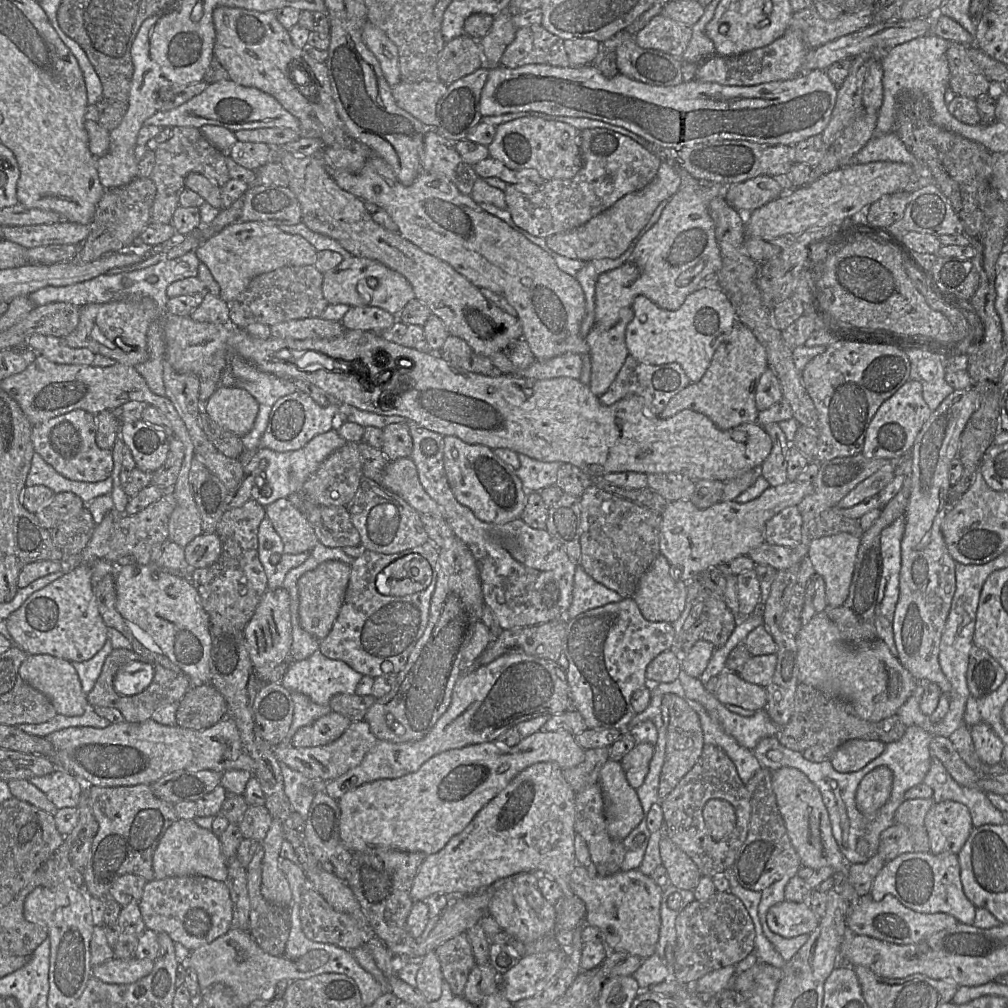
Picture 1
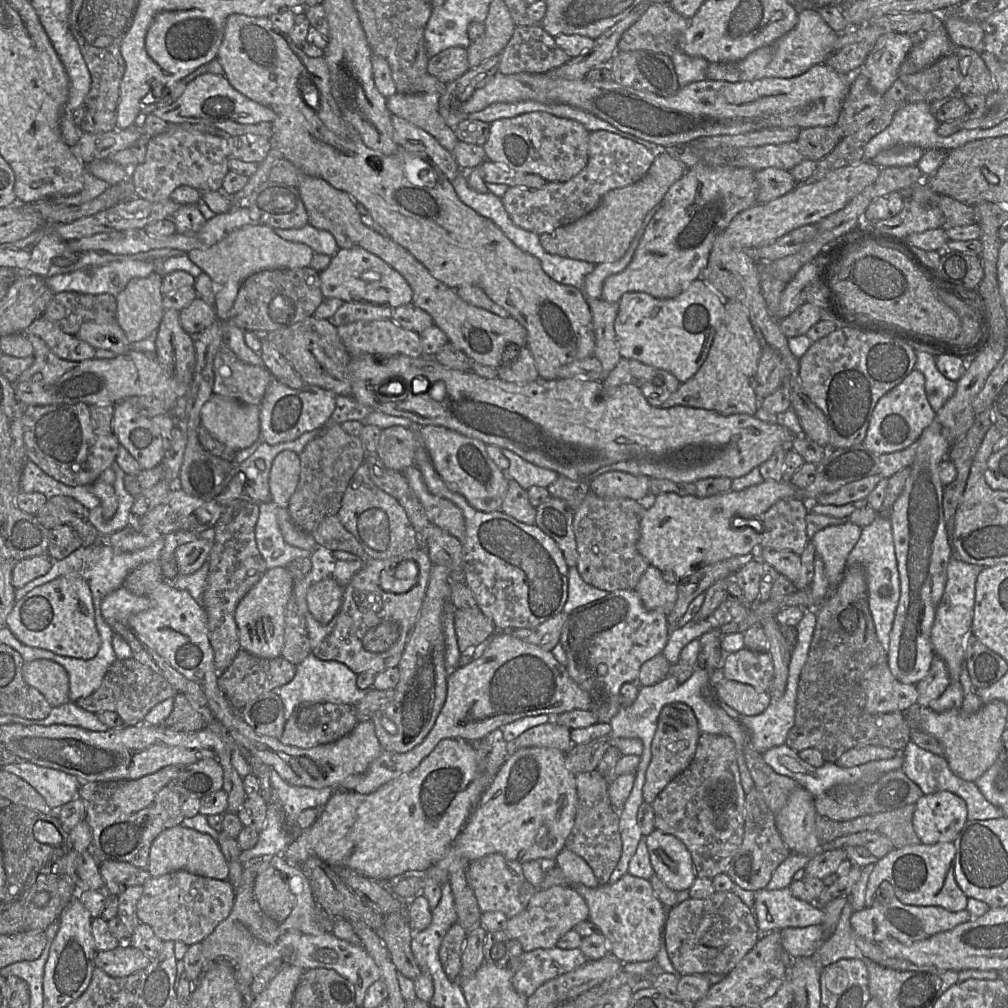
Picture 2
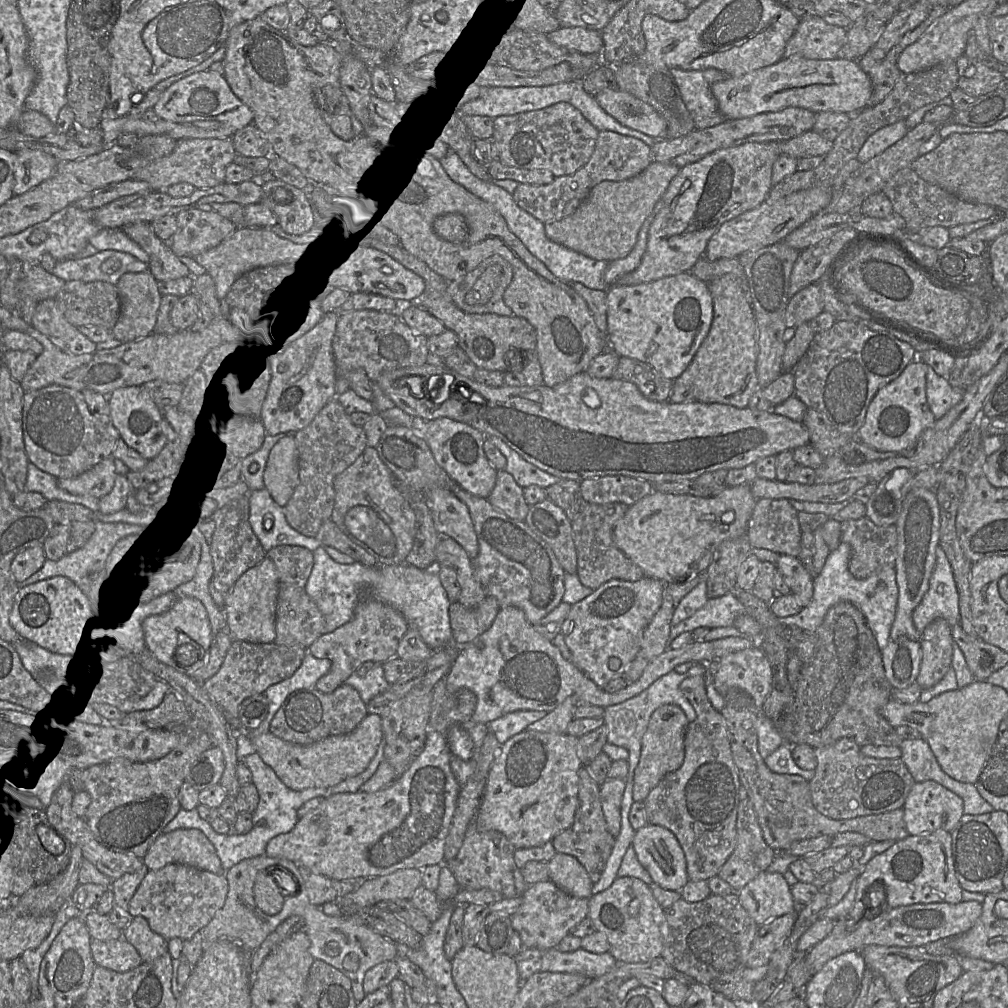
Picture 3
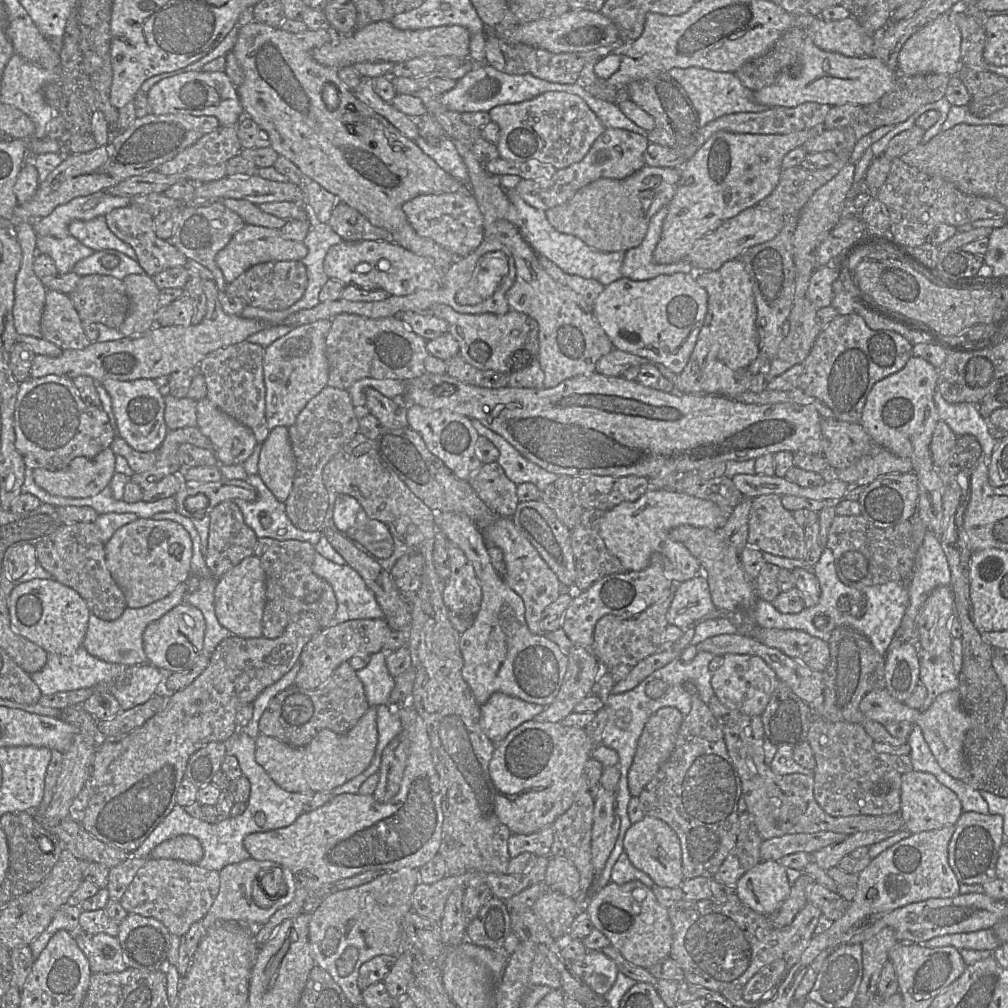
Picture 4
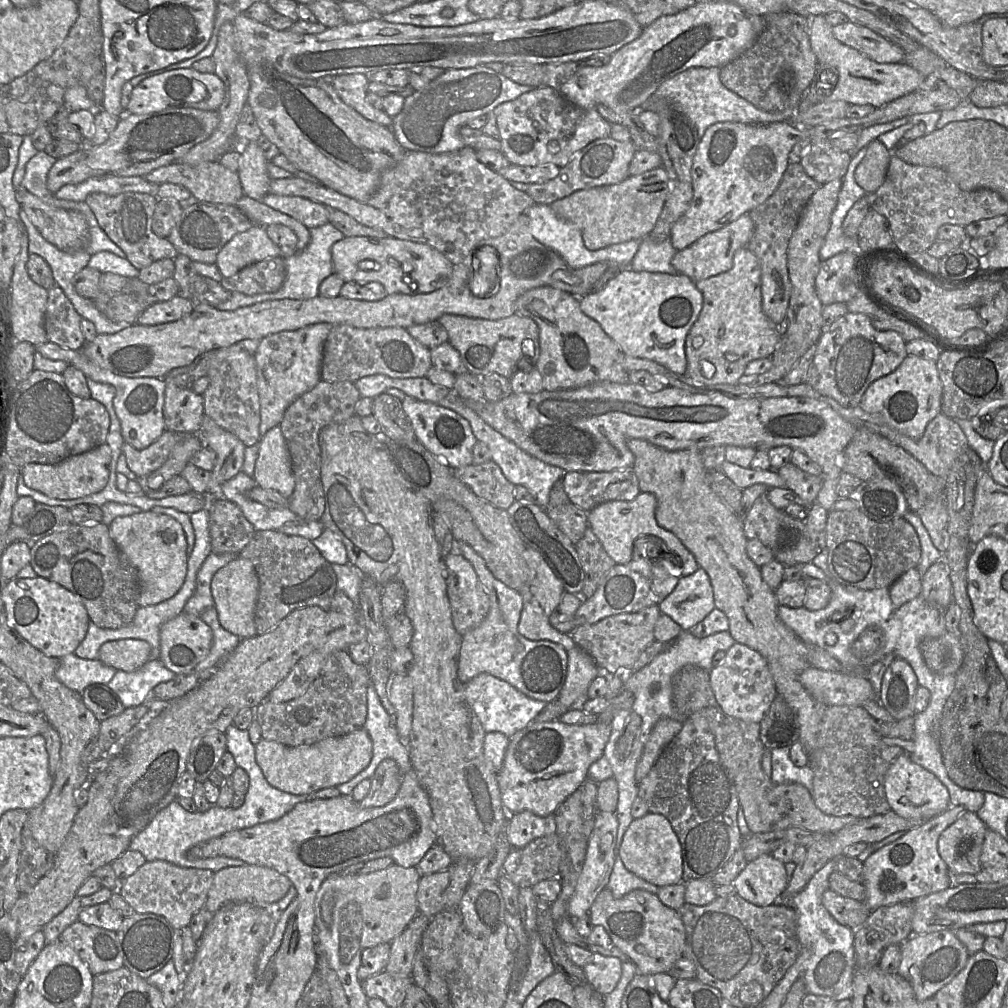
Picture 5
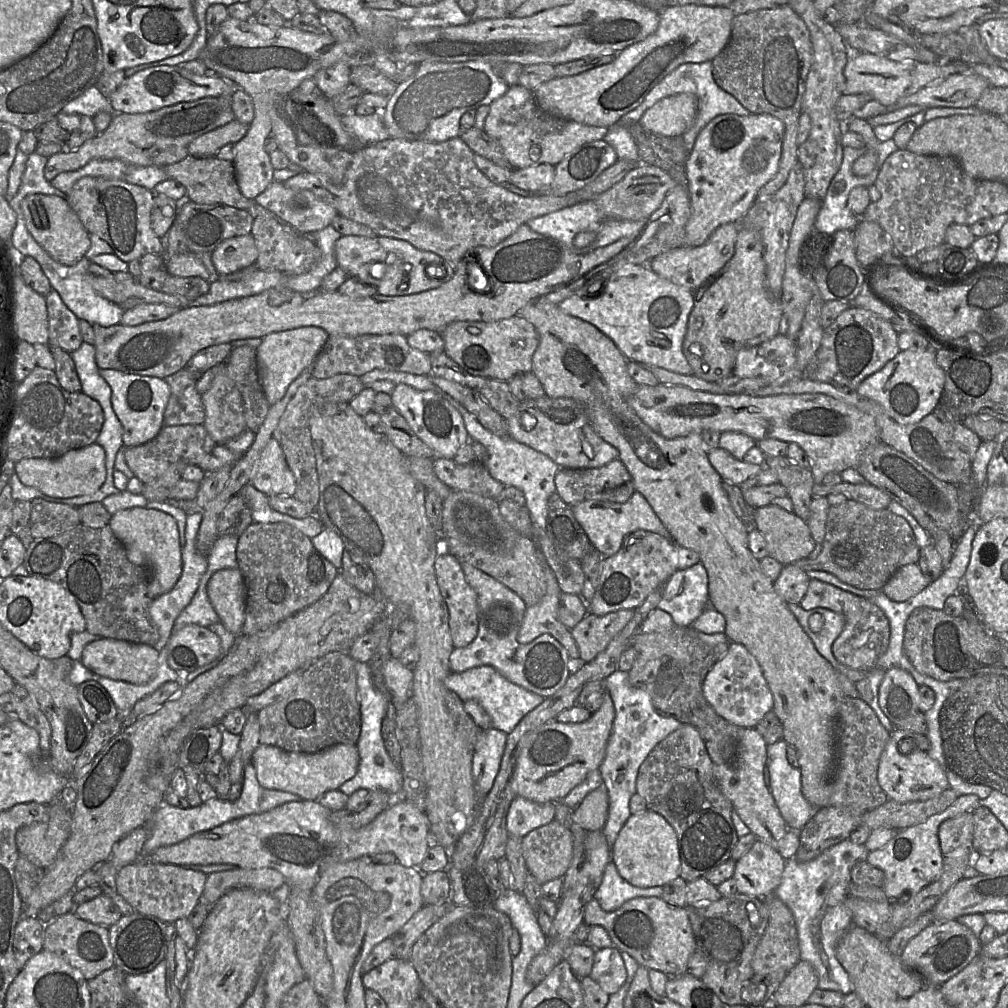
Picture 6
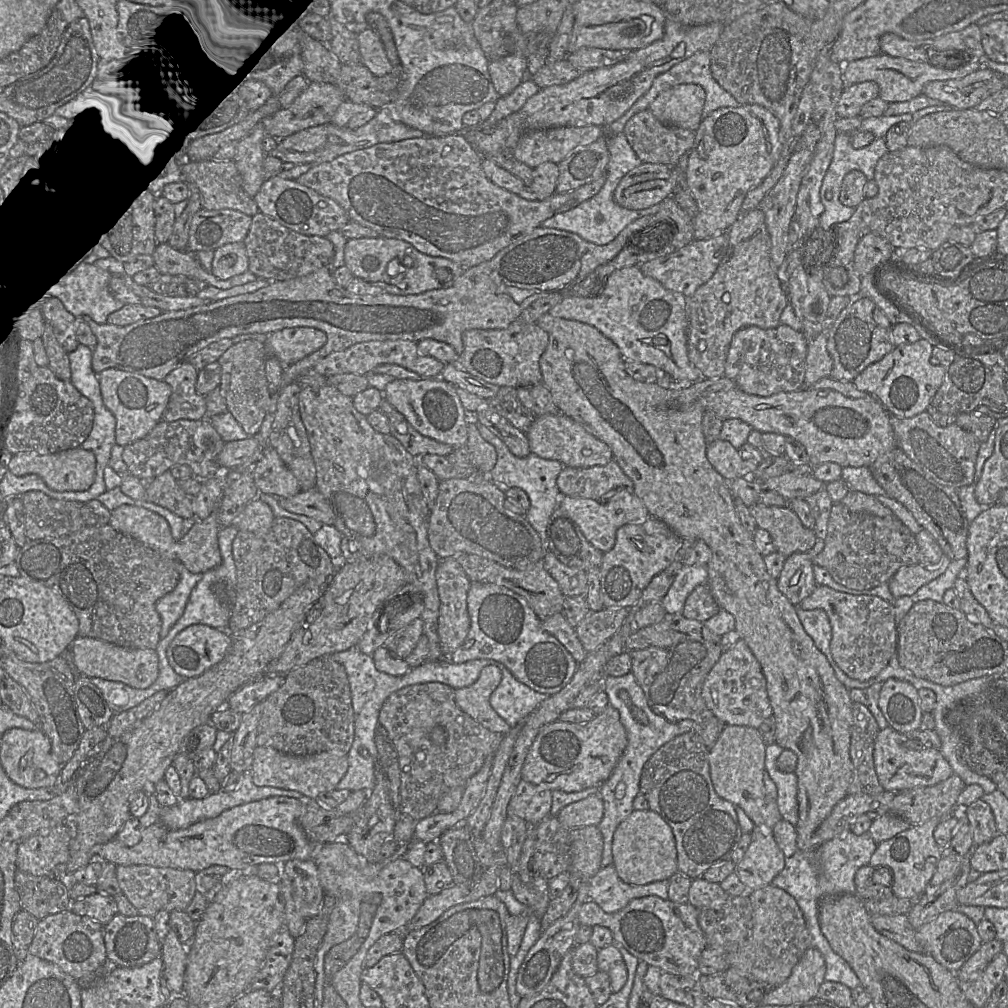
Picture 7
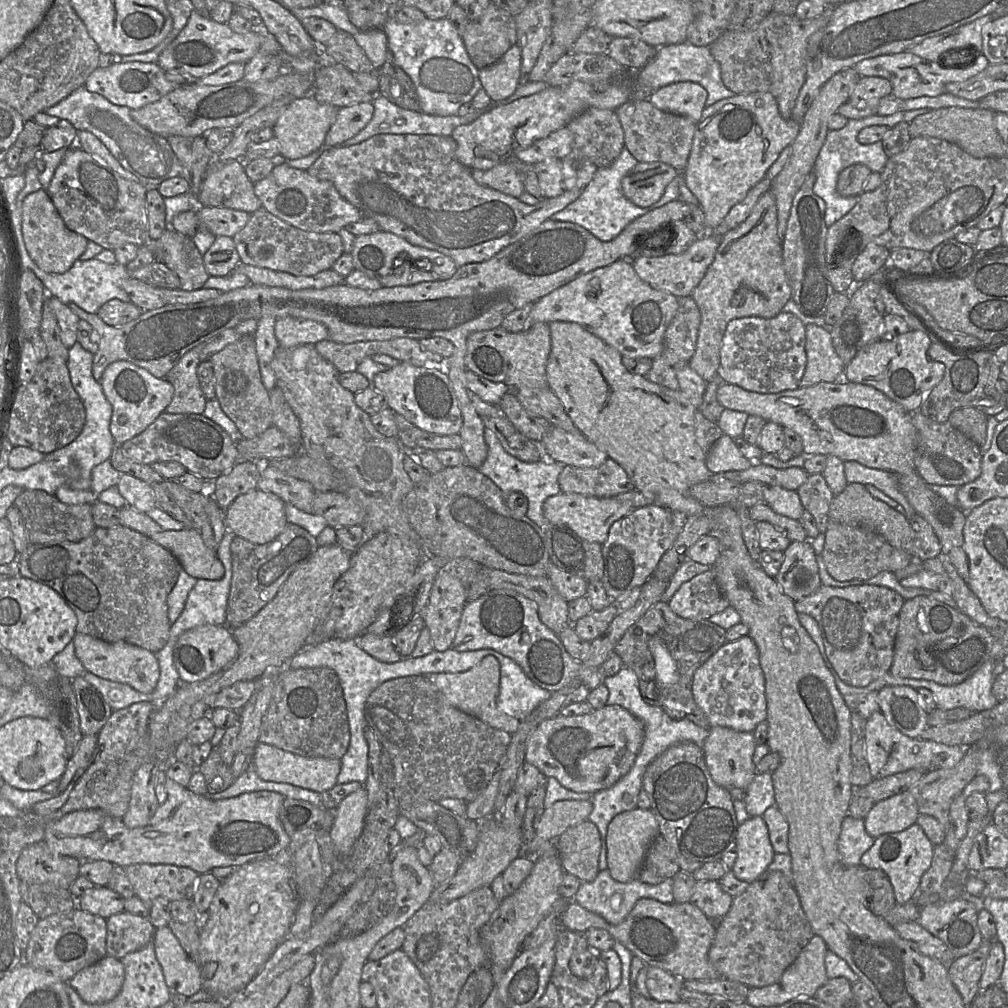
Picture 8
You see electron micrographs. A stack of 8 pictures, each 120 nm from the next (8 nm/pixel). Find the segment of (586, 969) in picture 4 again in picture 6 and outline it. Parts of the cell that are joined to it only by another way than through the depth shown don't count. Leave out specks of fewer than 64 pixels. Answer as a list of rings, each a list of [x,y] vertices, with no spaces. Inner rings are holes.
[[[615,946],[595,951],[590,977],[609,995],[616,993],[627,979],[627,970]]]

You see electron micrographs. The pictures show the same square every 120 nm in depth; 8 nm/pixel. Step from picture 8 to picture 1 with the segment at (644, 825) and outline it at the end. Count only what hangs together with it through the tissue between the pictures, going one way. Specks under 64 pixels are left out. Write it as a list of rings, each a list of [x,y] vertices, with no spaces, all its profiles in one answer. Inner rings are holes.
[[[669,837],[659,842],[662,865],[667,870],[671,884],[686,890],[694,890],[702,876],[694,861]]]

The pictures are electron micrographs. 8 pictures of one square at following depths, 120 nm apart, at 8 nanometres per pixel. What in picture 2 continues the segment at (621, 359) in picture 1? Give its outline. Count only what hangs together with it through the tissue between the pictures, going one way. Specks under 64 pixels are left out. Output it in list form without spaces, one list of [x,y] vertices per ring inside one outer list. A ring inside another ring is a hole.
[[[587,298],[587,300],[592,313],[594,356],[602,365],[605,379],[622,358],[614,327],[619,302],[609,303],[602,298]]]

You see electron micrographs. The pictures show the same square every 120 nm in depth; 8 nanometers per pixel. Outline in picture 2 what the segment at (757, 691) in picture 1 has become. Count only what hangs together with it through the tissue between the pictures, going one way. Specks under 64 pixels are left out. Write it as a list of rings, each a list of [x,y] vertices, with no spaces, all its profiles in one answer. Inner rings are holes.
[[[723,678],[714,688],[714,696],[739,714],[746,716],[761,713],[771,701],[768,692],[758,692],[748,684],[726,678]]]

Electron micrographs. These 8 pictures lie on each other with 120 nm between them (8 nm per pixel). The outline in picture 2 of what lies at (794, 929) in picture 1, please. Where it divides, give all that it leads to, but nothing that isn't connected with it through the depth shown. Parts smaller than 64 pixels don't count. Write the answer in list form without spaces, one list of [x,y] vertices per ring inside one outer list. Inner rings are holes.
[[[787,888],[755,891],[752,913],[762,932],[821,925],[824,920],[823,908],[819,908],[814,902],[798,900]]]

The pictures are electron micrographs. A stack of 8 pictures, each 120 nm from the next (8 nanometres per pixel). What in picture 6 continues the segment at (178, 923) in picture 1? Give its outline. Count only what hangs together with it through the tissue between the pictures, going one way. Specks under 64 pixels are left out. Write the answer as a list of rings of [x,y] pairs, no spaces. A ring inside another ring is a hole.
[[[144,859],[125,865],[116,872],[116,889],[139,914],[157,917],[168,924],[188,918],[200,902],[207,874],[183,866],[161,864]]]

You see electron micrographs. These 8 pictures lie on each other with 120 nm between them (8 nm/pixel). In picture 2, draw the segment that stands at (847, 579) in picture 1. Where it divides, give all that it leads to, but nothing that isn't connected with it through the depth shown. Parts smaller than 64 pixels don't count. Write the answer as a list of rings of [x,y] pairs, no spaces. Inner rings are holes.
[[[847,521],[844,524],[827,526],[810,539],[824,562],[830,588],[836,588],[840,584],[847,568],[848,556],[860,538],[861,529]]]

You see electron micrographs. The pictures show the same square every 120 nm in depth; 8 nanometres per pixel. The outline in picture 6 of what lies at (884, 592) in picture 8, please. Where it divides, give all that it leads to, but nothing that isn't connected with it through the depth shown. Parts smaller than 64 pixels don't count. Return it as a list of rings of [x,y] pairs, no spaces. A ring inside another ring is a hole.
[[[810,579],[807,592],[799,605],[804,610],[820,607],[843,615],[845,625],[832,644],[832,653],[844,666],[854,670],[864,670],[872,667],[885,654],[890,640],[889,620],[870,599],[853,595],[819,580]]]

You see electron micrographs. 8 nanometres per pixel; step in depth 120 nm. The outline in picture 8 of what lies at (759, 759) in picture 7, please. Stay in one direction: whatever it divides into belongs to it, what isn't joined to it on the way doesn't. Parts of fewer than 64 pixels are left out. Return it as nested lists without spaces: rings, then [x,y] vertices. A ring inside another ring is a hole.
[[[711,727],[703,744],[703,752],[713,781],[727,790],[738,788],[745,791],[757,774],[756,765],[753,762],[756,746],[753,732],[741,732],[726,727]]]

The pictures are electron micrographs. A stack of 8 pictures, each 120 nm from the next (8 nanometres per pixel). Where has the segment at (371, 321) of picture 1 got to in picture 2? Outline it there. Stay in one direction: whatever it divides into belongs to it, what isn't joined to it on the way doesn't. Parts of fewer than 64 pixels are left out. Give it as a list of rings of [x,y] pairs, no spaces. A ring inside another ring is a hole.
[[[344,302],[331,319],[332,324],[341,326],[356,321],[388,320],[392,318],[393,308],[370,302]]]

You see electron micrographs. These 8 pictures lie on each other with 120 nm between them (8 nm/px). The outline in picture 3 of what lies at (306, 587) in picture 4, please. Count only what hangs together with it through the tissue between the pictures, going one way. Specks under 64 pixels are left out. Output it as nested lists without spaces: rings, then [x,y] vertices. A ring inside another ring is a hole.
[[[278,545],[265,552],[265,557],[273,562],[278,575],[274,643],[299,645],[307,649],[323,633],[324,628],[324,617],[305,590],[313,566],[313,553],[301,546]]]

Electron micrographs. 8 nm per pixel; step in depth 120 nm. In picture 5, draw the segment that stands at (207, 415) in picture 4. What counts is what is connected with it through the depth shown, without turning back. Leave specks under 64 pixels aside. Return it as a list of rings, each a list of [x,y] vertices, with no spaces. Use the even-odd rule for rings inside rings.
[[[206,415],[203,417],[200,436],[205,444],[204,446],[208,446],[216,453],[216,464],[211,471],[210,492],[205,493],[210,497],[211,502],[214,498],[223,498],[219,496],[219,487],[242,471],[246,446],[235,435],[218,426]]]

